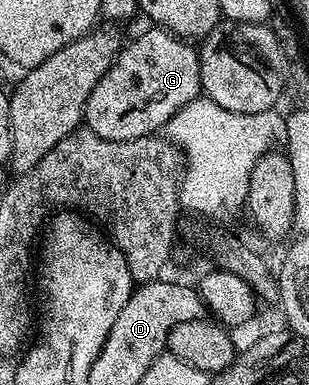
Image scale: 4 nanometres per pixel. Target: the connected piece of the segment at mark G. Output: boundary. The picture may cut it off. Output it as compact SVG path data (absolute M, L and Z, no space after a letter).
M149 26L149 31L141 33L121 46L118 57L110 65L110 69L94 85L90 97L84 106L83 122L87 130L98 137L106 137L110 141L130 141L141 139L147 135L155 136L159 129L167 128L168 122L190 101L194 101L202 91L200 85L200 52L189 40L180 39L165 31L163 27Z

